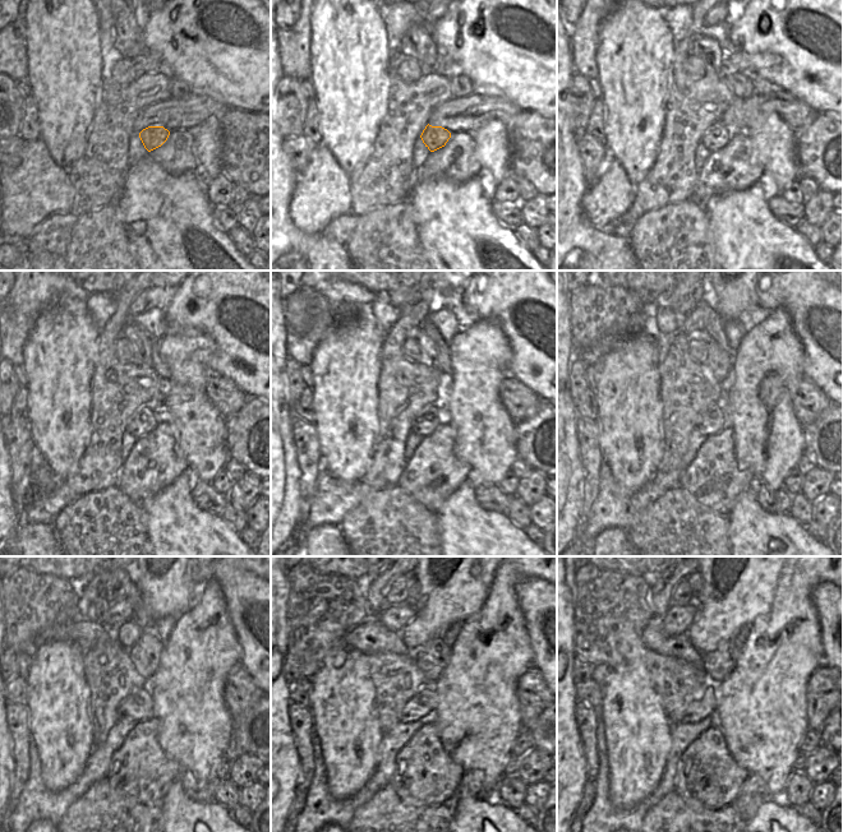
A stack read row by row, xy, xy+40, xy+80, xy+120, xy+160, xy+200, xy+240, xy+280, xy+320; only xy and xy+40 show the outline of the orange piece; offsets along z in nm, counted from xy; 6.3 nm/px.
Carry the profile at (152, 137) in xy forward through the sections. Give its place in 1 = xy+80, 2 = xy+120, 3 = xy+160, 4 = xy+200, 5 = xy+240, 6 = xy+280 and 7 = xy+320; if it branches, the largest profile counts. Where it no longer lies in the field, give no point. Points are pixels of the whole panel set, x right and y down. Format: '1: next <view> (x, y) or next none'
1: next xy+80 (717, 137)
2: next xy+120 (144, 420)
3: next xy+160 (431, 417)
4: next xy+200 (714, 419)
5: next xy+240 (138, 706)
6: next xy+280 (423, 705)
7: next xy+320 (705, 705)

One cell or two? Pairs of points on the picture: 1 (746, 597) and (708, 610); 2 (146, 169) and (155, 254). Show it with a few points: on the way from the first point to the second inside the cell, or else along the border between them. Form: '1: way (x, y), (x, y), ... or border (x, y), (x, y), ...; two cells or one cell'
1: way (737, 597), (732, 597), (717, 610); one cell
2: way (148, 190), (155, 203), (155, 232); one cell

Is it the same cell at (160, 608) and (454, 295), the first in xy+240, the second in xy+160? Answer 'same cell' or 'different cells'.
same cell

